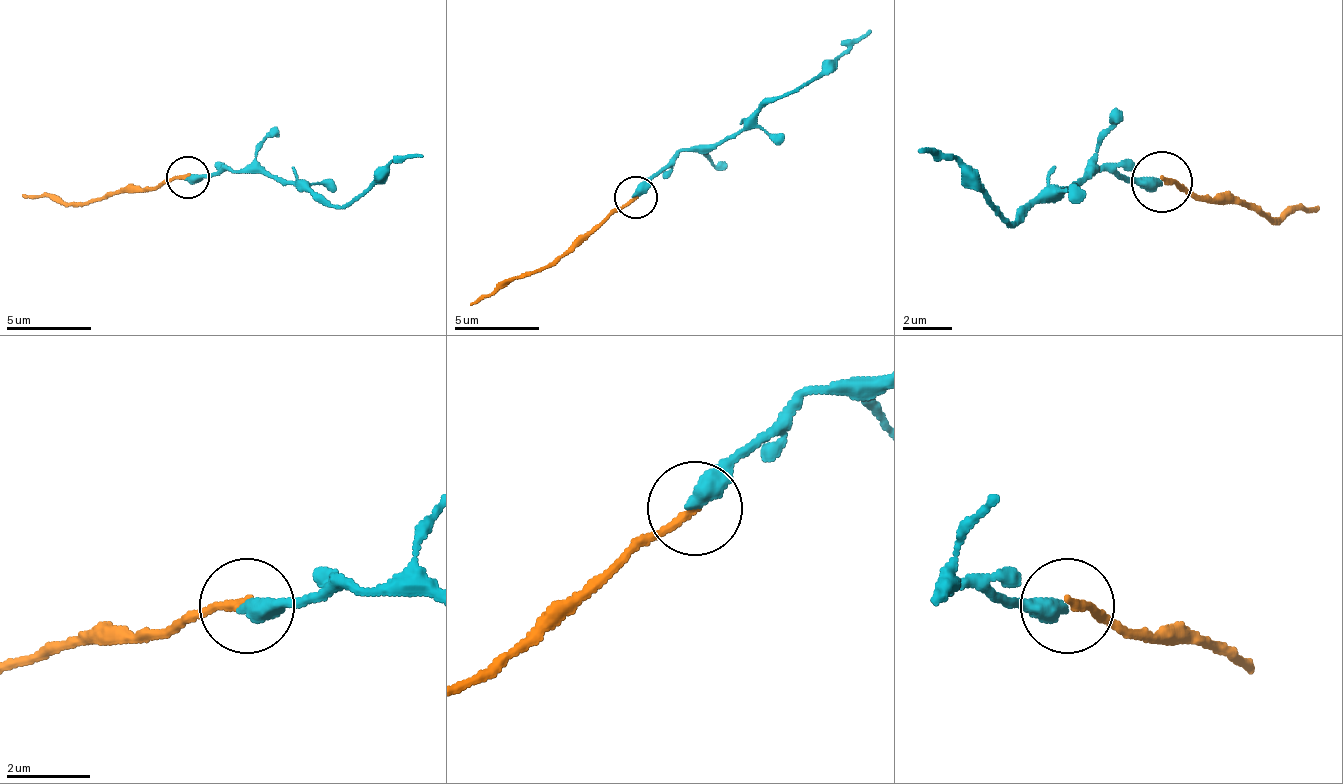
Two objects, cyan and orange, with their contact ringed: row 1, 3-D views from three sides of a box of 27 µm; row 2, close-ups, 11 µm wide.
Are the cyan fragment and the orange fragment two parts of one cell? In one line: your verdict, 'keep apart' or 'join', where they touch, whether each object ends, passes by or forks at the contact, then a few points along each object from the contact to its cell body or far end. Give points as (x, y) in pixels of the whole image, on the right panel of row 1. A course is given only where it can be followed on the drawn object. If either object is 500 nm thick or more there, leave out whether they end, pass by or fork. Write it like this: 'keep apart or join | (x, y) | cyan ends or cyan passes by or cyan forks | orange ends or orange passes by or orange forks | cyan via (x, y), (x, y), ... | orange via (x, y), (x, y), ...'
join | (1162, 181) | cyan ends | orange ends | cyan via (1160, 183), (1099, 171), (1092, 177), (1049, 189), (1025, 214), (1006, 220), (957, 158), (920, 146) | orange via (1160, 177), (1191, 195), (1234, 195), (1271, 220), (1320, 208)

